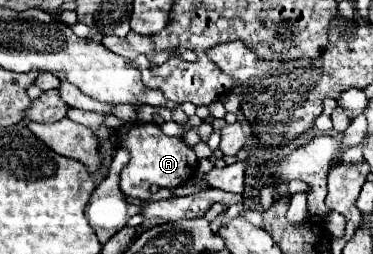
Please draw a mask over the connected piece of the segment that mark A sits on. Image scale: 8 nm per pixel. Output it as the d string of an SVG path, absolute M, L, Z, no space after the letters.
M126 123L120 127L120 145L130 149L130 163L120 173L120 189L126 193L126 197L138 197L140 201L146 201L150 197L150 185L160 185L166 189L174 189L190 177L194 177L198 169L198 159L194 151L180 139L180 137L168 137L162 133L162 129L154 123Z

